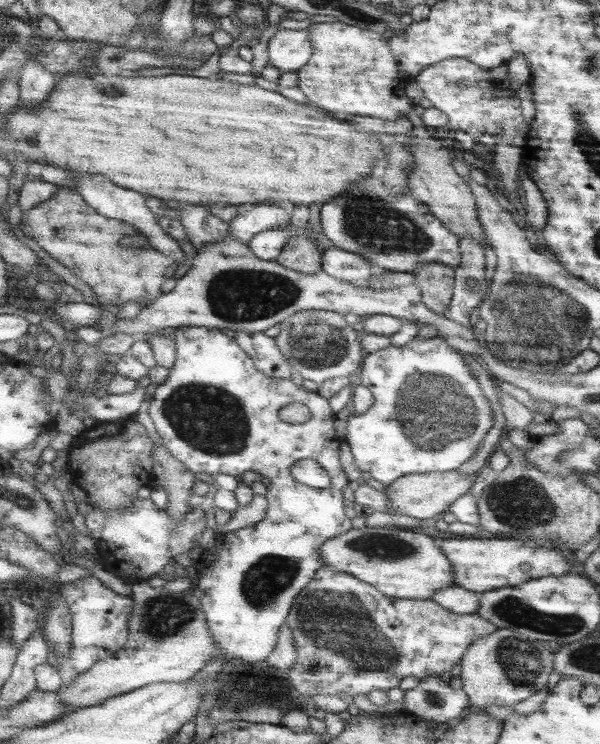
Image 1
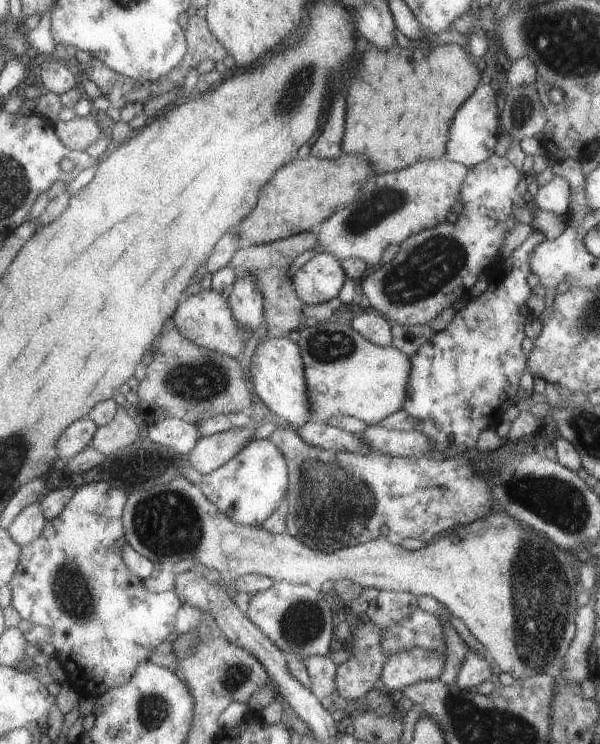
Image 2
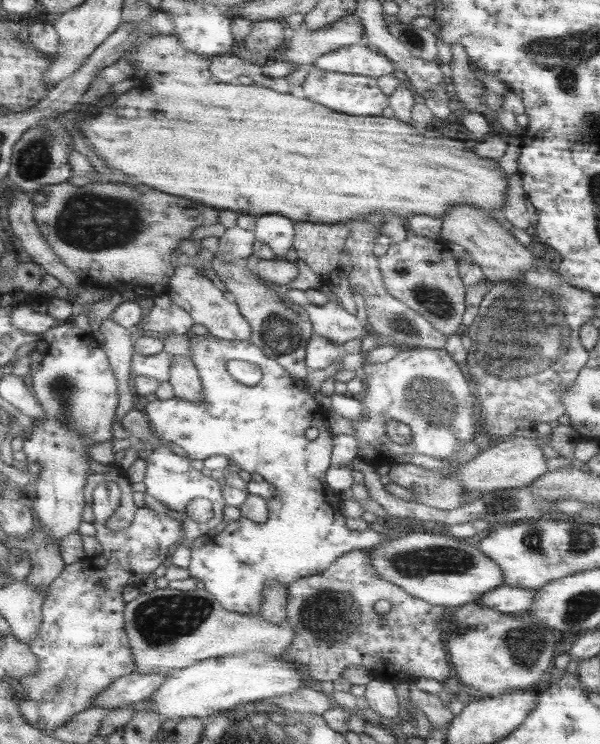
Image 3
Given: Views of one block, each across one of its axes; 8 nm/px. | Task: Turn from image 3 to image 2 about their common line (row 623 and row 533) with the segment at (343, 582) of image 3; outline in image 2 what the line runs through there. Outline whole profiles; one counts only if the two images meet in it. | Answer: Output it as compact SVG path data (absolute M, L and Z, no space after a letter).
M277 428L267 440L275 442L285 458L289 460L289 524L287 534L295 536L303 544L321 552L341 552L375 540L389 540L393 546L401 546L403 540L413 538L421 542L435 542L457 526L467 526L471 522L483 520L493 512L493 494L485 476L477 474L471 466L469 456L465 458L397 458L383 452L373 452L369 456L333 452L317 448L303 440L299 432L291 428Z

